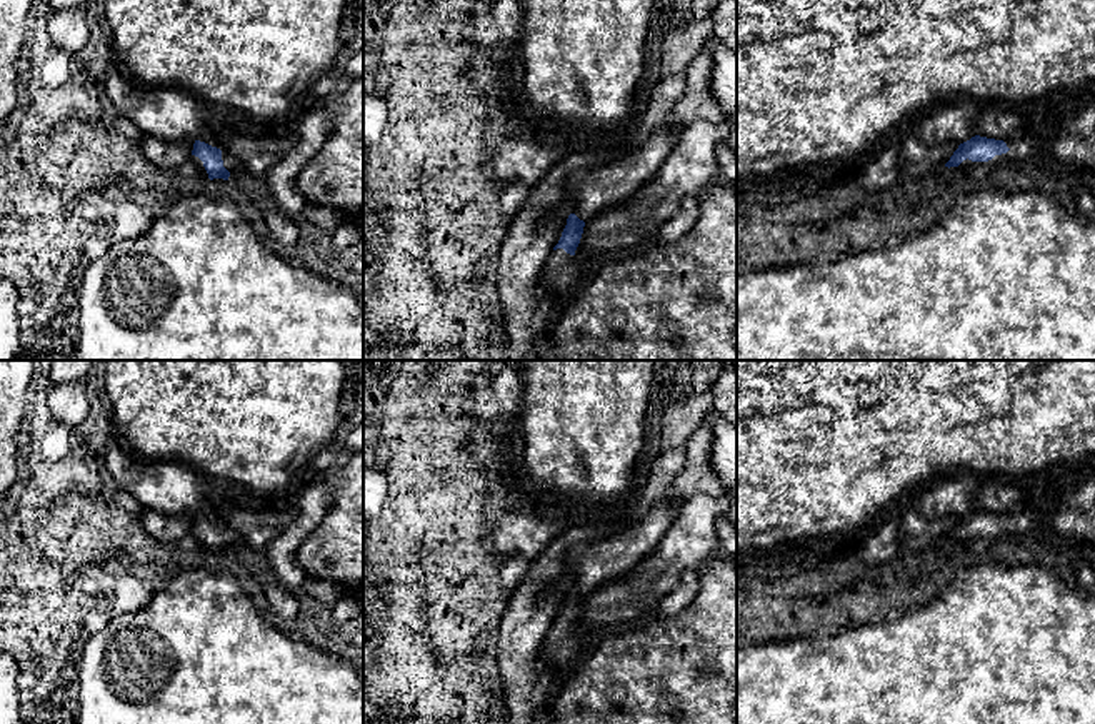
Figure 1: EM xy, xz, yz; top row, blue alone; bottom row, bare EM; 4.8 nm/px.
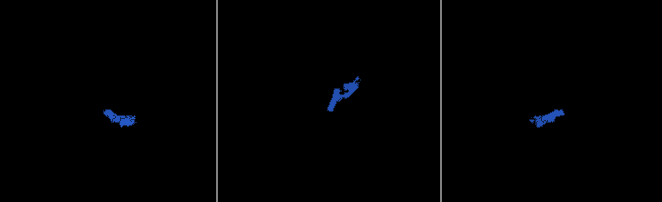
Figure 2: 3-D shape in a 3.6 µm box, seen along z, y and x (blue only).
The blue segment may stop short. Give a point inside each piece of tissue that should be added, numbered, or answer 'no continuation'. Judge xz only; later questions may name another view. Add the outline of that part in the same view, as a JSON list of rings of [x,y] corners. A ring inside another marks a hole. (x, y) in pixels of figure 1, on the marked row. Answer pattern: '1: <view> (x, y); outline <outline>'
1: xz (555, 276); outline [[[557,249],[550,254],[540,275],[538,285],[553,297],[560,297],[570,289],[570,272],[575,265],[575,255],[567,254],[563,249]]]

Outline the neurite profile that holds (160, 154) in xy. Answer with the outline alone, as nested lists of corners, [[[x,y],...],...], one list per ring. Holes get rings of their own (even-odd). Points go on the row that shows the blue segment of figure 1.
[[[143,135],[138,148],[147,162],[158,168],[178,168],[188,160],[193,150],[193,138],[178,142],[158,140],[153,135]]]

